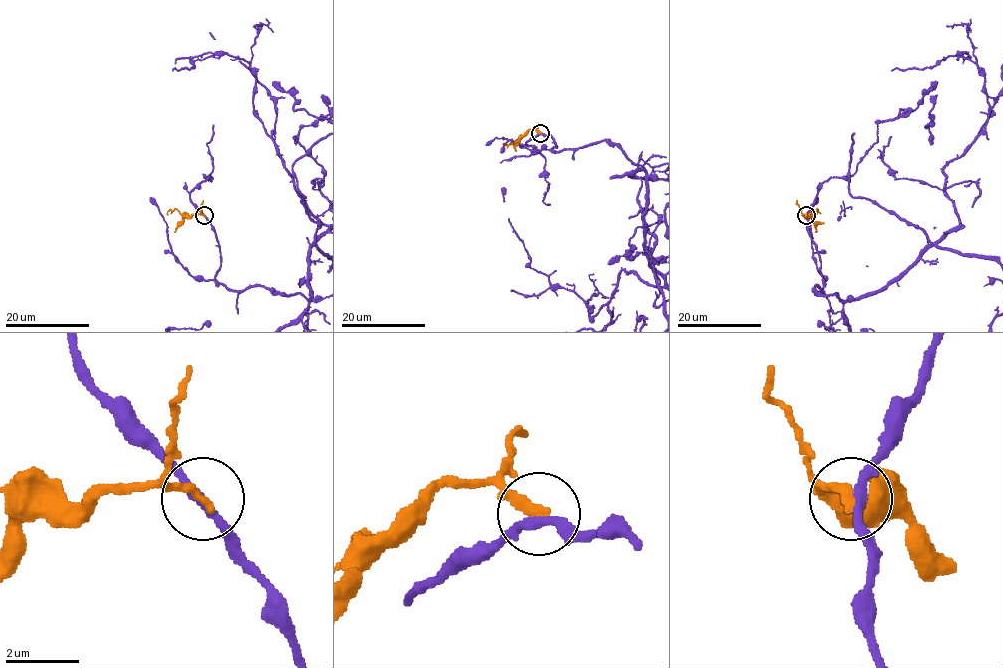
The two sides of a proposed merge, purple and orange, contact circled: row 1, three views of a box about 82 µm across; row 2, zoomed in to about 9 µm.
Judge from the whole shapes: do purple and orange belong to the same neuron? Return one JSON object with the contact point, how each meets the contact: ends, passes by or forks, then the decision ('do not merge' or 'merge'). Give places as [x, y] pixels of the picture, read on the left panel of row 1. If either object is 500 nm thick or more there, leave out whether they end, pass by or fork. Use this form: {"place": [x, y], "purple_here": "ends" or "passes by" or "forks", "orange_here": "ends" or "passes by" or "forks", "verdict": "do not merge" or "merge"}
{"place": [204, 215], "purple_here": "passes by", "orange_here": "ends", "verdict": "do not merge"}

